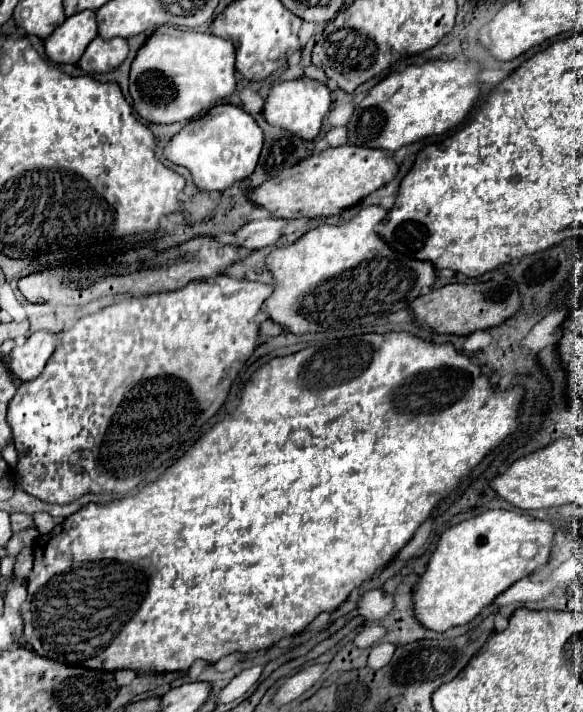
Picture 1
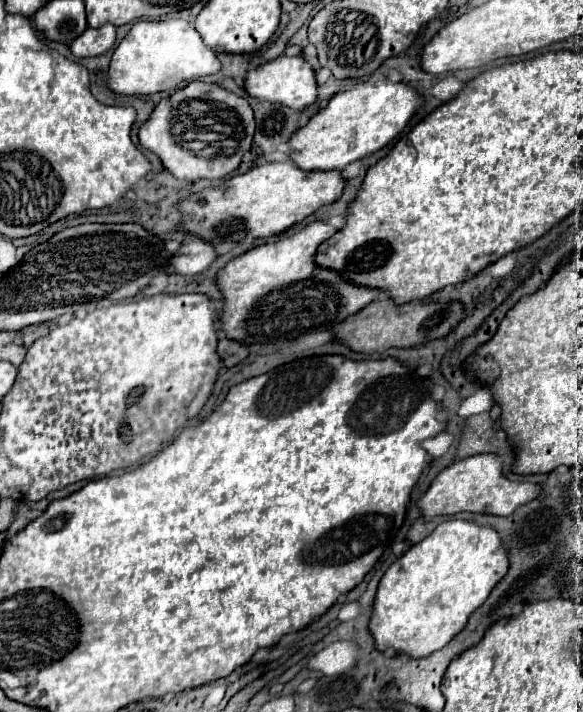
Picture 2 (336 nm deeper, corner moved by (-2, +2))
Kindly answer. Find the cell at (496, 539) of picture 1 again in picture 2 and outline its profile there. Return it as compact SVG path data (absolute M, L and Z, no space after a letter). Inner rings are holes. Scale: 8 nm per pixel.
M462 519L440 523L424 541L410 547L396 563L392 563L380 579L370 619L376 649L386 651L394 647L398 653L410 653L412 657L424 657L442 649L456 633L462 631L462 627L466 627L470 615L488 599L494 585L508 573L508 567L508 551L498 531L490 525Z

